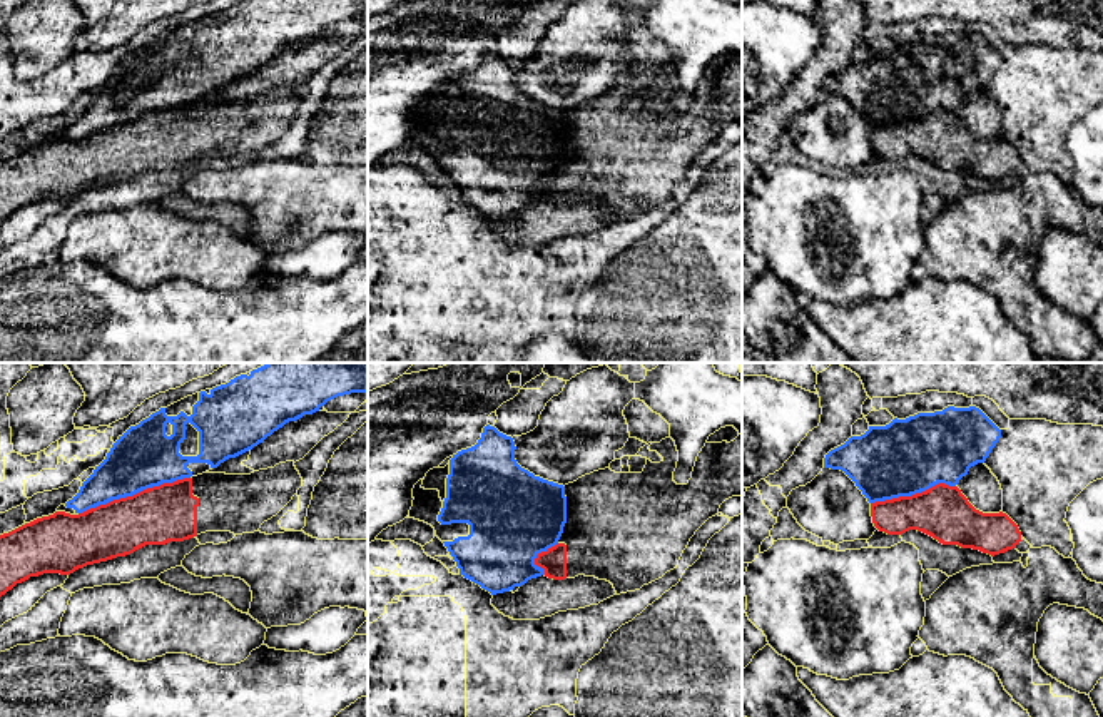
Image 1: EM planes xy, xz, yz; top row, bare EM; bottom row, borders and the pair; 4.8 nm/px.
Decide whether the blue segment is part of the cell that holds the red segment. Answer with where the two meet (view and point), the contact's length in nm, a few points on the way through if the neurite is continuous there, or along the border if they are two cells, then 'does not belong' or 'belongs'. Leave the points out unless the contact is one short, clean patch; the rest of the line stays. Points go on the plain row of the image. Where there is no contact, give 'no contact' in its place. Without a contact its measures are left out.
meets red in xy at (136, 119); contact 550 nm long; does not belong

